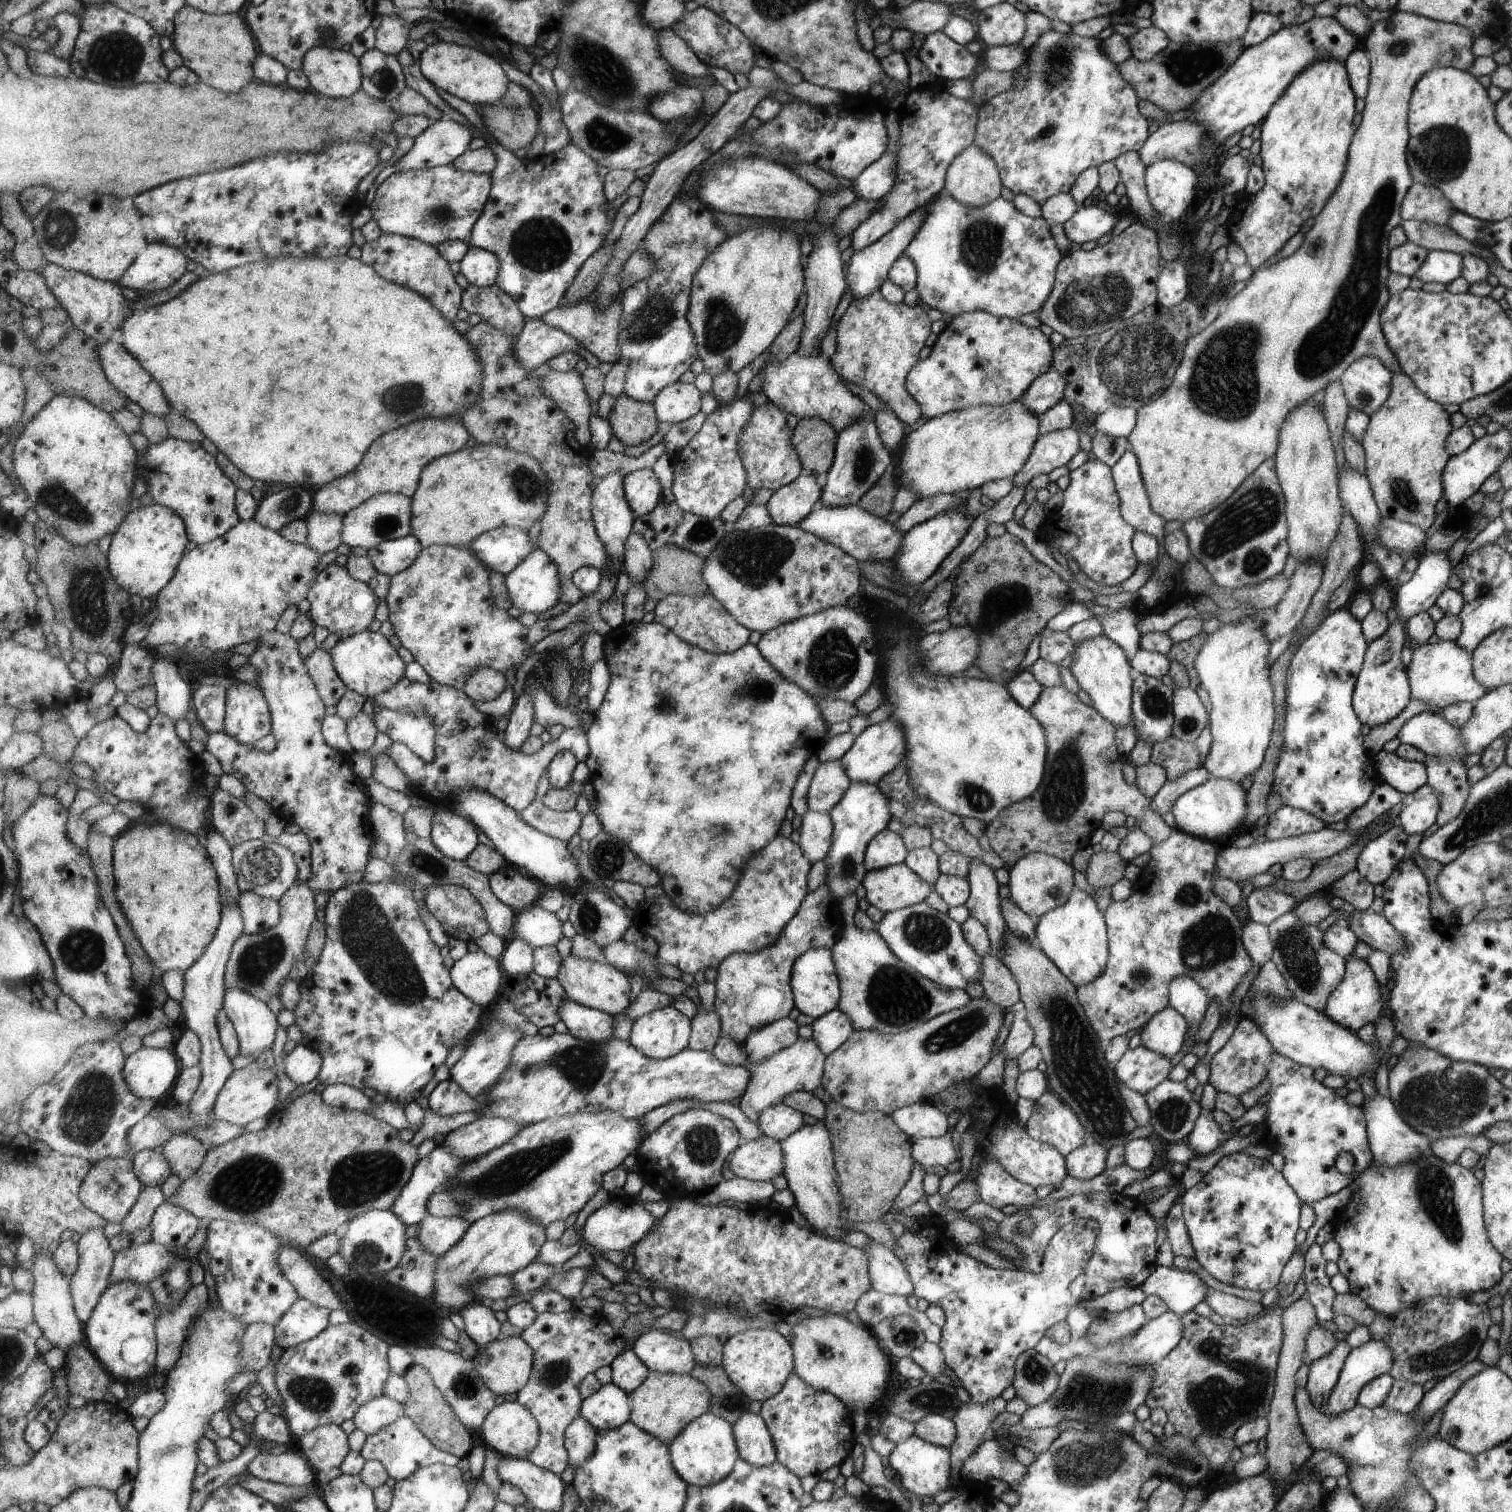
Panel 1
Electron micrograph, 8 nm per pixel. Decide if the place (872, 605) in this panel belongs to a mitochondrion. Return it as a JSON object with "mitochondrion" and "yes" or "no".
{"mitochondrion":"no"}

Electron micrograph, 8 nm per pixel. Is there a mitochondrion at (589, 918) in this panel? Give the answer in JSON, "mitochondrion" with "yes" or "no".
{"mitochondrion":"yes"}

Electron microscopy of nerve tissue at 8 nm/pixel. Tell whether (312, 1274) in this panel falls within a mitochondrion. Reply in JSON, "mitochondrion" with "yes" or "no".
{"mitochondrion":"no"}

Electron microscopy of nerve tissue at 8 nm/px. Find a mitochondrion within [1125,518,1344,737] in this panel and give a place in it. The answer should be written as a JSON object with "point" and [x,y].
{"point":[1154,704]}

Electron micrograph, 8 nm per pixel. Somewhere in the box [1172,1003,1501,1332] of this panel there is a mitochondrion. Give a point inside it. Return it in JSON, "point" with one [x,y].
{"point":[1445,1099]}

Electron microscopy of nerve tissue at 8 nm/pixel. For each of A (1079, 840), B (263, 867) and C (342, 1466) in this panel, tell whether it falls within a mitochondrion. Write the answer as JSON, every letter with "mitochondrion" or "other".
{"A":"mitochondrion","B":"mitochondrion","C":"other"}

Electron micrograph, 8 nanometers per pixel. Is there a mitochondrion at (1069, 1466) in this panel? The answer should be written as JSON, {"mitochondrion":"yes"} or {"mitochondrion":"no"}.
{"mitochondrion":"yes"}

